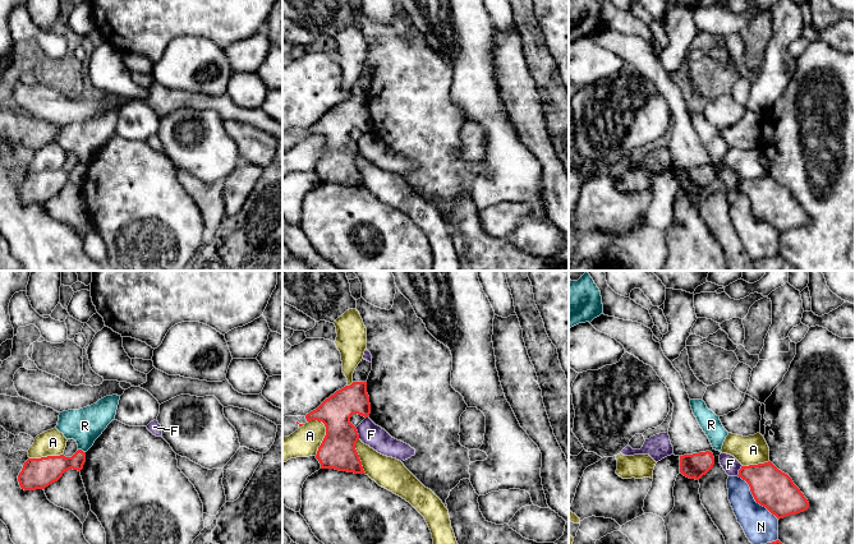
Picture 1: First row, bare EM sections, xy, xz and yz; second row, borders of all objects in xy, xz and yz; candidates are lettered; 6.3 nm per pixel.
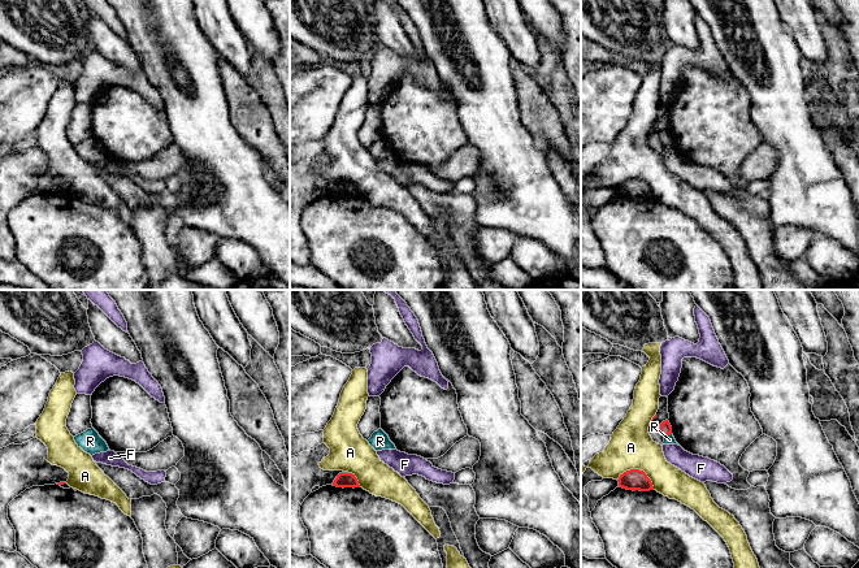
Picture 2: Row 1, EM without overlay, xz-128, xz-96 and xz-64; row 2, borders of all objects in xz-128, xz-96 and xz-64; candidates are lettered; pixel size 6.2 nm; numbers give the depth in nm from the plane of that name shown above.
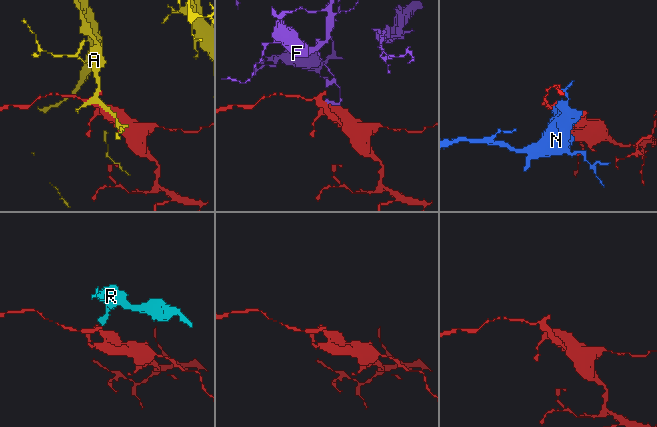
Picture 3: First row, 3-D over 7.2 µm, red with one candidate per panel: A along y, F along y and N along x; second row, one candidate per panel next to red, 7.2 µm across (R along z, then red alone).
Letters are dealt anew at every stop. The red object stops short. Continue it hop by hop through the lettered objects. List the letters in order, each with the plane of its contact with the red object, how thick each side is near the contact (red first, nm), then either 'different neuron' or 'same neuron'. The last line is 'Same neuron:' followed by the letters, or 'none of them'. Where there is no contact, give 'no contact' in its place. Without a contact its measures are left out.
A: meets red in xz; 220 nm thick on the red side, 190 nm on the other; different neuron
F: meets red in xz; 220 nm thick on the red side, 140 nm on the other; different neuron
N: meets red in yz; 260 nm thick on the red side, 220 nm on the other; different neuron
R: meets red in xy; 170 nm thick on the red side, 220 nm on the other; different neuron
Same neuron: none of them

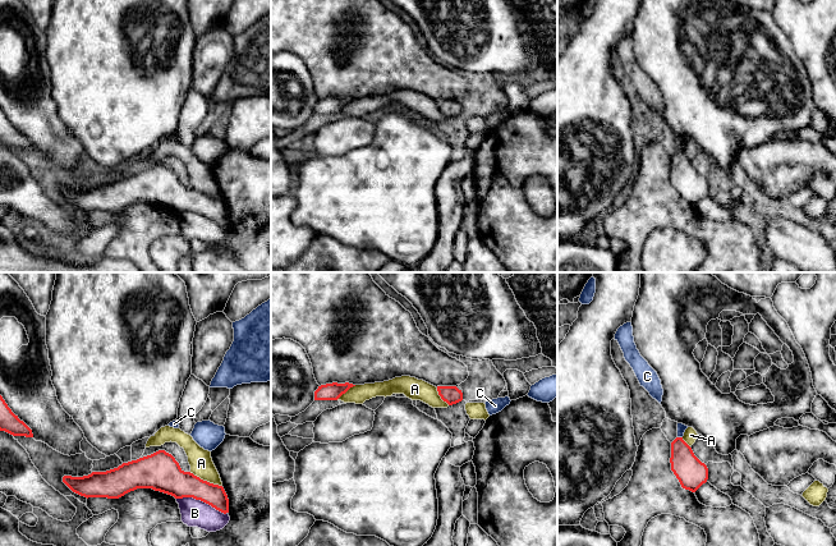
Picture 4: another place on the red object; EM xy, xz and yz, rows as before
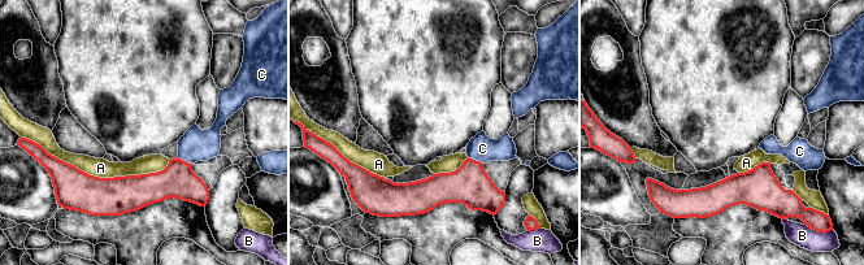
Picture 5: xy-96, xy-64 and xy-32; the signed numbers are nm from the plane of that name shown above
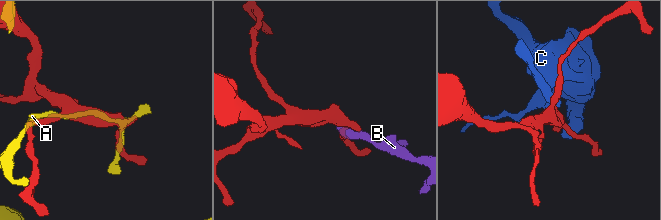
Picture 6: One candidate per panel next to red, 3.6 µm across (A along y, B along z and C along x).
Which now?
A: meets red in xy; 200 nm thick on the red side, 150 nm on the other; different neuron
B: meets red in xy; 190 nm thick on the red side, 180 nm on the other; different neuron
C: meets red in yz; 190 nm thick on the red side, 50 nm on the other; same neuron
Same neuron: C

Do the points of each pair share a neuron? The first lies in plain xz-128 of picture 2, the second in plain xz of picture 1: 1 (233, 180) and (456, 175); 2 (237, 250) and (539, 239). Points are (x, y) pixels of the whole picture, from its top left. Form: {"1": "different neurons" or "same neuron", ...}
{"1": "different neurons", "2": "same neuron"}

